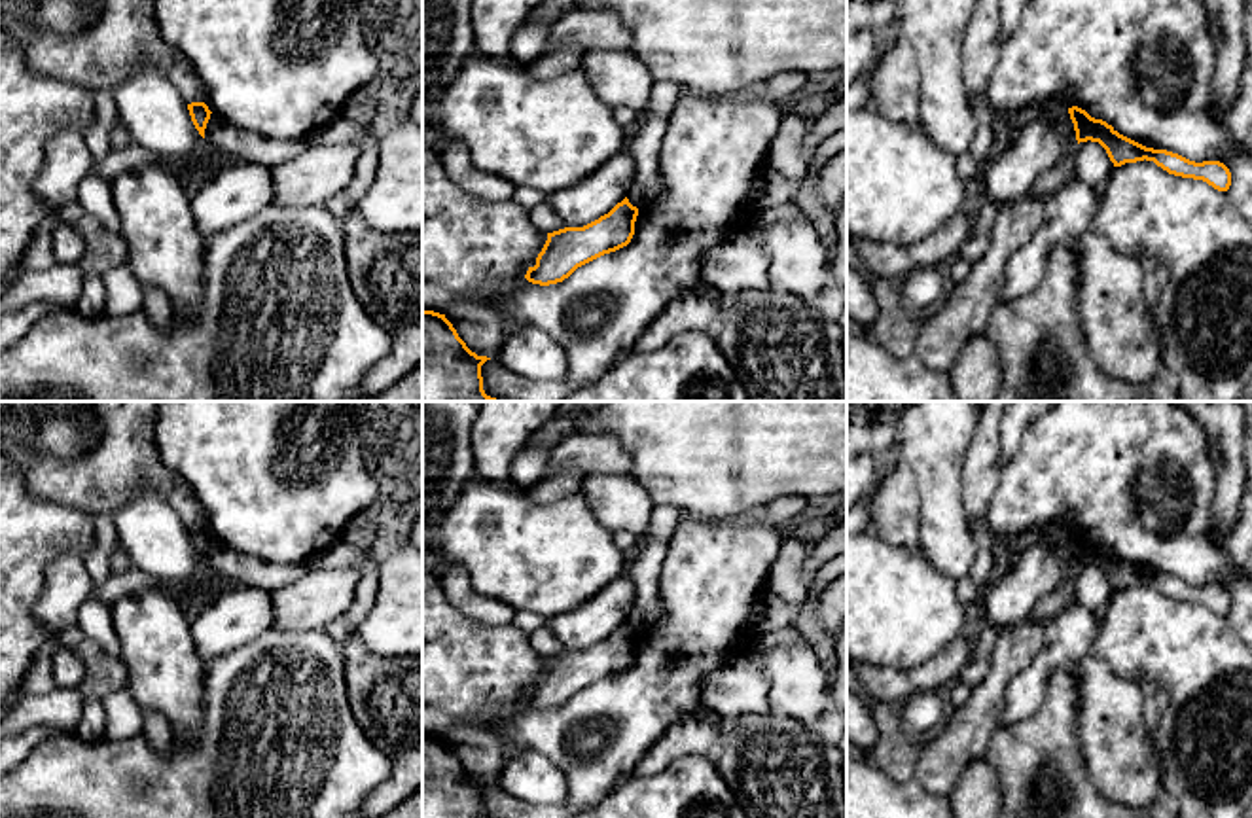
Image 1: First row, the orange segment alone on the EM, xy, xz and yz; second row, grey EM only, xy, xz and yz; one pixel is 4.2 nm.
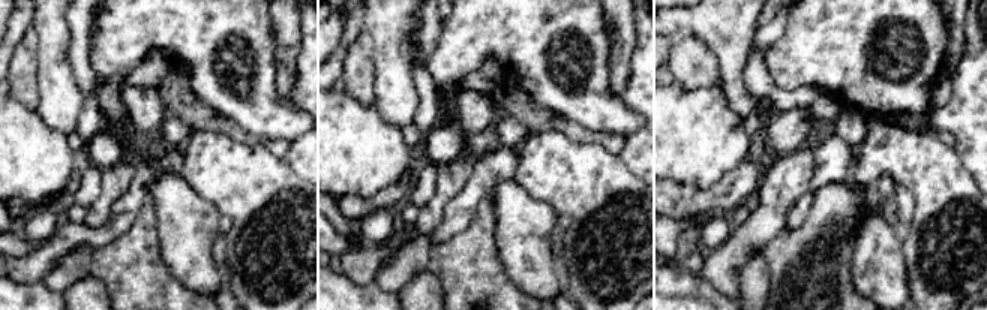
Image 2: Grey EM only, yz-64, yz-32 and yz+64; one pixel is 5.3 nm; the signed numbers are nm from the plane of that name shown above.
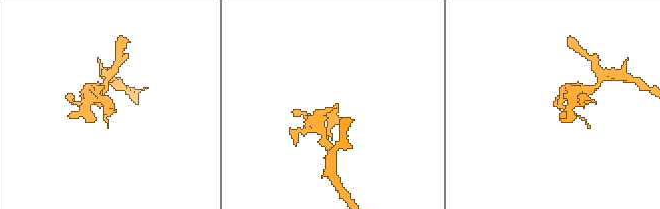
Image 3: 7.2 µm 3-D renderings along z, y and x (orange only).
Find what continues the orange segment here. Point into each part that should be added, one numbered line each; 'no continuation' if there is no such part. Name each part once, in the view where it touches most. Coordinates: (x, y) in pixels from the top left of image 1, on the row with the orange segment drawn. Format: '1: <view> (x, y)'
no continuation

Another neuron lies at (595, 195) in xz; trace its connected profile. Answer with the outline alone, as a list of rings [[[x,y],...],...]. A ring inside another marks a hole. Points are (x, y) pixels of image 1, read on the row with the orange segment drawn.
[[[623,150],[580,184],[547,195],[547,204],[566,227],[583,227],[621,203],[633,180],[635,161]]]

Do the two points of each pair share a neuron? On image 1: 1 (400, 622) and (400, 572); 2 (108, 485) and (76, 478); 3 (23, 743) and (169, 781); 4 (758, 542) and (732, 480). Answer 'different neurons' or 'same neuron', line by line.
1: same neuron
2: same neuron
3: different neurons
4: different neurons

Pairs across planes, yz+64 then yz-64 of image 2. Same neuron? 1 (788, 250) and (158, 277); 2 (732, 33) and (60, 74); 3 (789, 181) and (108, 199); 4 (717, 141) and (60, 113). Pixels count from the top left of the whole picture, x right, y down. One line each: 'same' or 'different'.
1: same
2: same
3: same
4: different

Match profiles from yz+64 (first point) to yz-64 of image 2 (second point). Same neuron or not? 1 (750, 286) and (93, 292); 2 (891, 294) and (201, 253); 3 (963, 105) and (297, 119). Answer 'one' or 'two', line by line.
1: one
2: one
3: two

